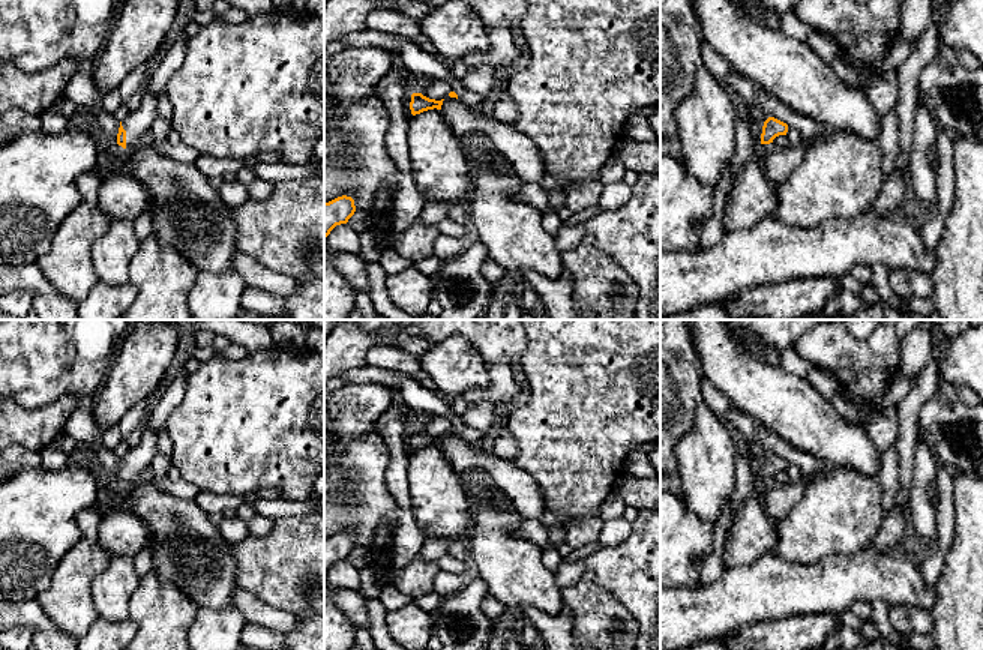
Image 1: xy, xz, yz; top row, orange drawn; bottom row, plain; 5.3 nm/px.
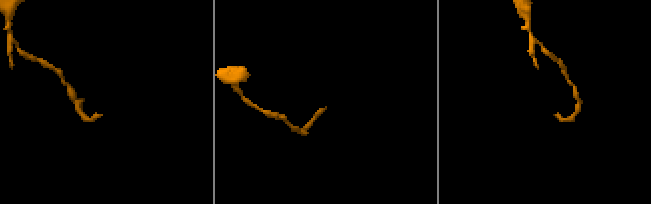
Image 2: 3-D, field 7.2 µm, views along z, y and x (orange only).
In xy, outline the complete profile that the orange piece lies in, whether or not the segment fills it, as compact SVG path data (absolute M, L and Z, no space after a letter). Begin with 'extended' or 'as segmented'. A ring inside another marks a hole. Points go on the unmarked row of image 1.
extended; M147 425L141 429L143 435L138 446L120 458L117 480L123 485L131 485L143 470L150 467L152 459L158 453L158 432Z

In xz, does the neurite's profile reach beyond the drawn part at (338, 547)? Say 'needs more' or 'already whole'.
already whole

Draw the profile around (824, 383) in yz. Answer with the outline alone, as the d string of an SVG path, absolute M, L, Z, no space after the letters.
M813 368L807 375L806 380L812 384L812 387L822 395L827 401L831 399L834 390L839 387L839 381L819 368Z

